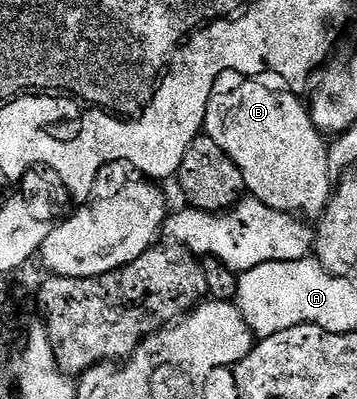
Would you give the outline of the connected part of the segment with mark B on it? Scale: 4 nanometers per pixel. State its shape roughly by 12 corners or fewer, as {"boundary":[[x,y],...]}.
{"boundary":[[223,74],[203,133],[275,210],[319,216],[329,143],[282,76]]}

